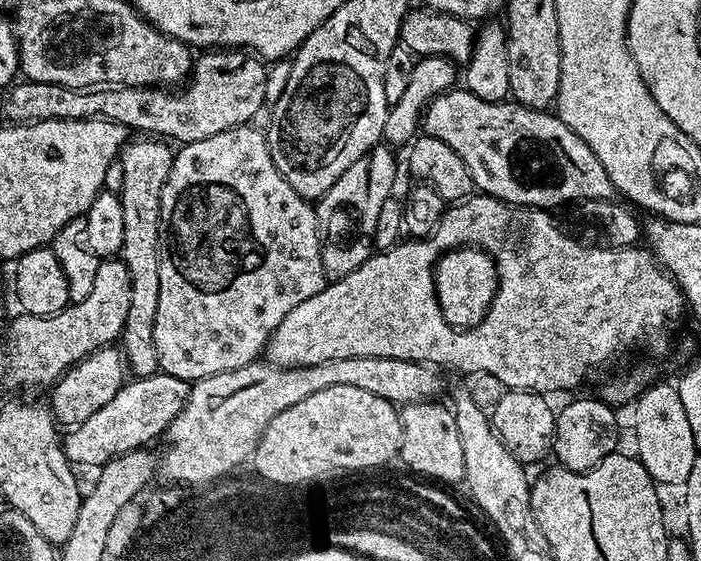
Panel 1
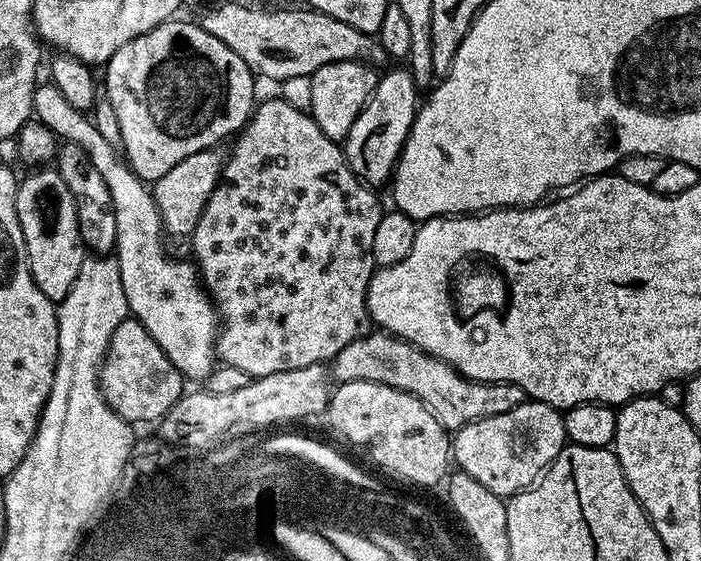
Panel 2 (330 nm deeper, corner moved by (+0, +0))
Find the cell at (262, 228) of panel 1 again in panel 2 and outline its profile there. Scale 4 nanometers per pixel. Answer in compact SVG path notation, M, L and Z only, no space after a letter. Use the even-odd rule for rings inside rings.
M279 98L262 100L255 105L248 123L235 137L236 145L233 146L232 153L223 161L220 182L210 194L206 202L206 210L202 210L202 218L198 218L198 226L190 237L193 252L191 255L198 265L201 281L208 295L212 297L219 319L222 321L222 327L216 337L216 354L219 363L229 364L238 370L246 370L249 378L278 374L282 370L298 370L321 362L331 362L345 346L369 331L368 287L374 271L372 247L374 233L382 215L380 200L372 193L375 191L359 176L354 175L348 164L348 158L344 155L343 147L337 141L326 138L326 134L318 130L318 126L308 112L298 110L290 106L290 102Z

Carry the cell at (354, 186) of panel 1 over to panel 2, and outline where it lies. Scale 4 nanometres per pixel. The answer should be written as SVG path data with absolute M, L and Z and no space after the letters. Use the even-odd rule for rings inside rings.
M404 66L392 67L396 68L390 69L385 76L383 73L377 79L376 88L368 97L364 109L358 114L354 126L350 126L350 134L342 144L352 172L369 186L387 185L391 181L418 111L418 89L411 71Z

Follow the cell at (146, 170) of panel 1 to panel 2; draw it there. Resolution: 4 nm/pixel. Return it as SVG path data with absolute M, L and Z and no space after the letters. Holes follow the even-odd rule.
M180 19L166 20L157 28L126 42L126 46L108 59L103 69L102 92L110 98L114 114L118 114L118 127L122 130L124 143L123 155L137 176L145 182L162 178L166 170L174 170L174 166L190 158L190 154L215 149L219 140L239 133L248 123L257 99L257 81L246 62L238 58L238 54L234 54L226 42L214 38L214 34L206 34L199 23L192 21L191 24L188 20Z

